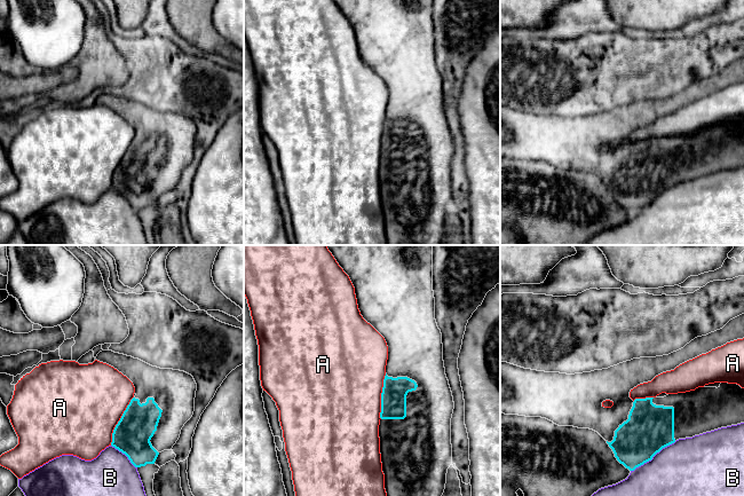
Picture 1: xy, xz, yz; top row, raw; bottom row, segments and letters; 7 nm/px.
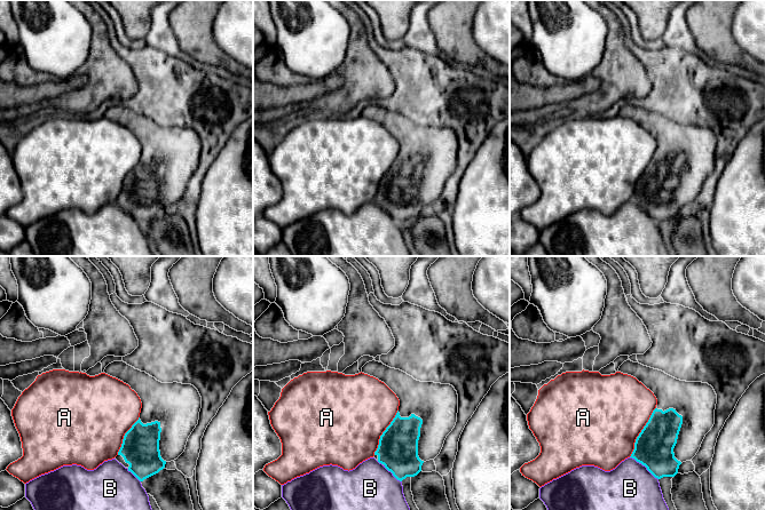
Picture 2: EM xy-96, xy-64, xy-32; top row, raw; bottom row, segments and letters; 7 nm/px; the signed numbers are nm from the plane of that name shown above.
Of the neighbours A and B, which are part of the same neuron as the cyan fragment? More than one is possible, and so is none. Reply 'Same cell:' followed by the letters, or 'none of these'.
Same cell: none of these

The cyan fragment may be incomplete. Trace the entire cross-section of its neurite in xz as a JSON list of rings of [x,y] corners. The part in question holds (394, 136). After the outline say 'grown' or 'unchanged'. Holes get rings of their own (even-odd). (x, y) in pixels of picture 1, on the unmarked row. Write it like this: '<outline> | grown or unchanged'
[[[334,0],[339,9],[349,19],[363,62],[370,66],[386,84],[388,103],[381,136],[381,156],[379,168],[380,197],[387,245],[399,245],[403,242],[414,245],[442,245],[448,212],[452,208],[451,162],[454,152],[452,135],[445,118],[443,104],[442,77],[435,63],[435,41],[433,34],[433,0]]] | grown

